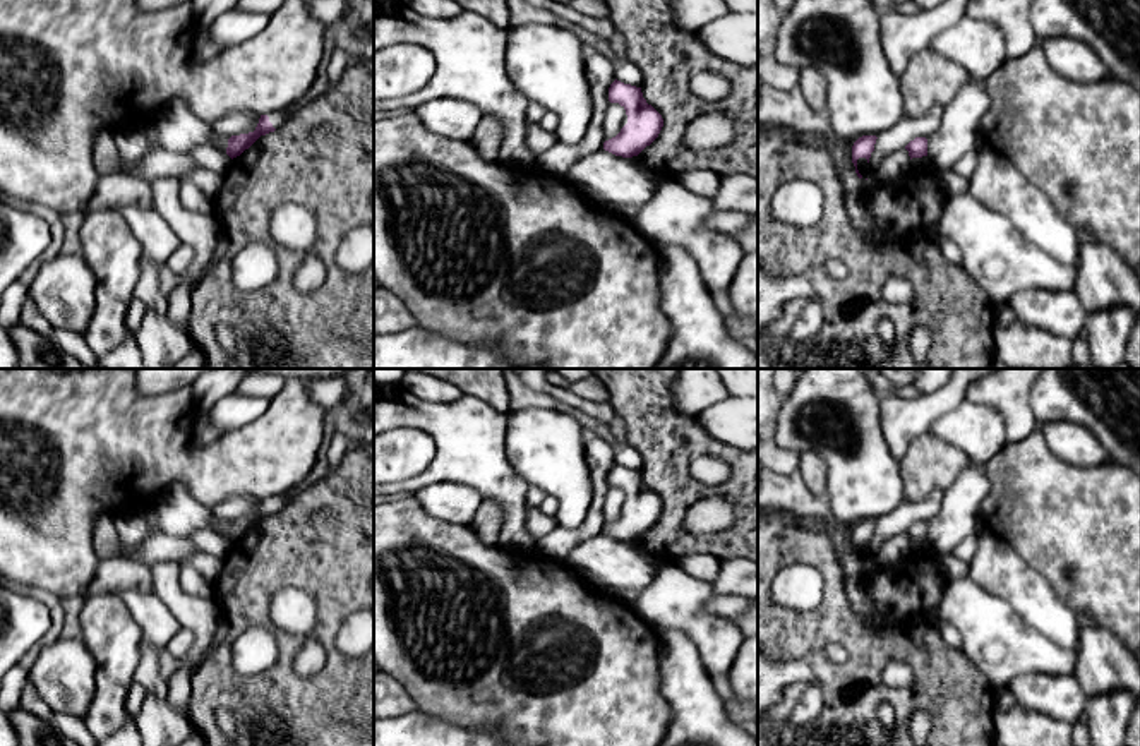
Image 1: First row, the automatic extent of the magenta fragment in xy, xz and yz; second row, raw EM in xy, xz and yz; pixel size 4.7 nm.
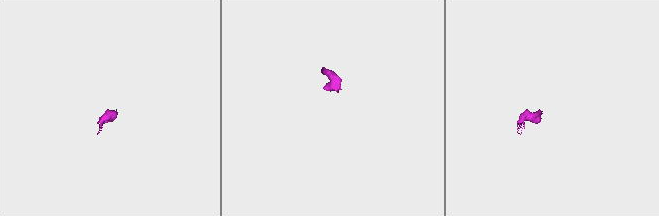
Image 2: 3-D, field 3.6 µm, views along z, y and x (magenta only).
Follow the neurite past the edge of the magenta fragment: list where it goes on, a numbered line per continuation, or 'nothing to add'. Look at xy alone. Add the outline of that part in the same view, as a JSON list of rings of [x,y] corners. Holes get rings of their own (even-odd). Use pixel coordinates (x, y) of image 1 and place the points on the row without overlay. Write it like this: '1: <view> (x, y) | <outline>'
1: xy (276, 503) | [[[293,494],[288,496],[273,496],[267,497],[269,506],[273,508],[274,513],[279,513],[291,499]]]

